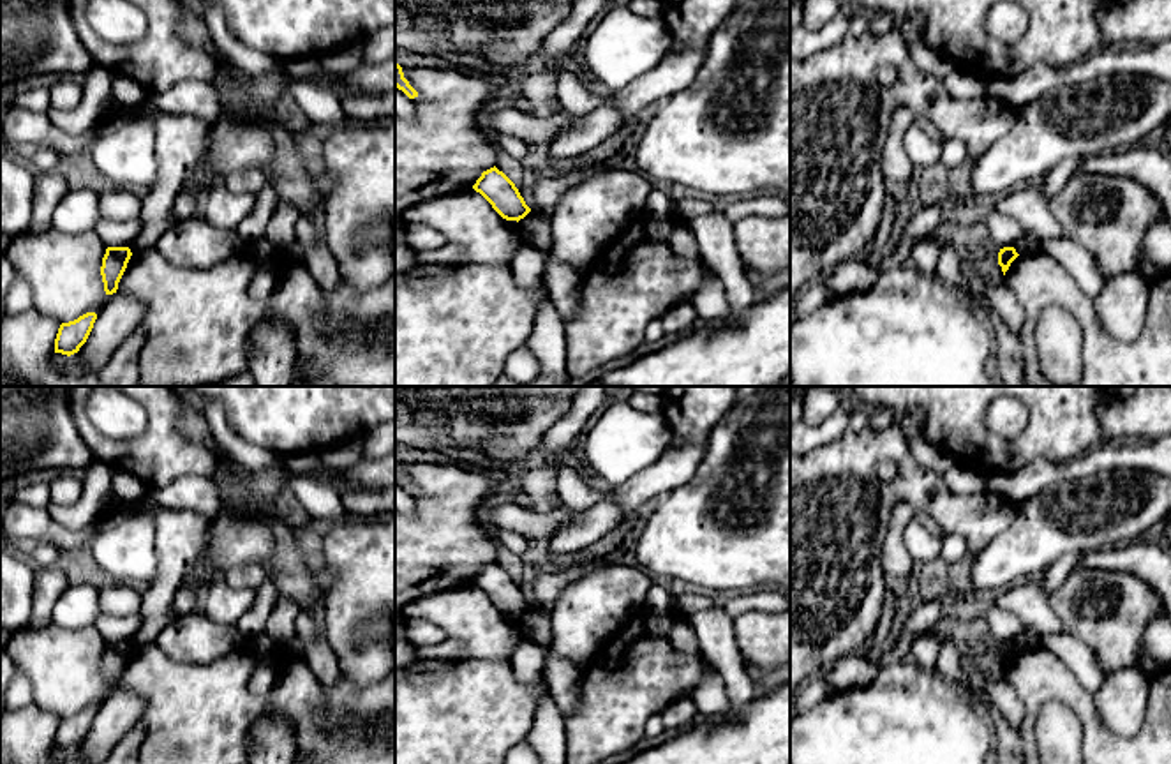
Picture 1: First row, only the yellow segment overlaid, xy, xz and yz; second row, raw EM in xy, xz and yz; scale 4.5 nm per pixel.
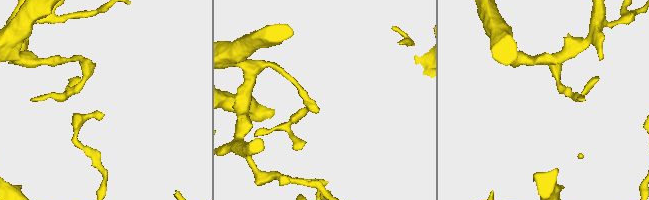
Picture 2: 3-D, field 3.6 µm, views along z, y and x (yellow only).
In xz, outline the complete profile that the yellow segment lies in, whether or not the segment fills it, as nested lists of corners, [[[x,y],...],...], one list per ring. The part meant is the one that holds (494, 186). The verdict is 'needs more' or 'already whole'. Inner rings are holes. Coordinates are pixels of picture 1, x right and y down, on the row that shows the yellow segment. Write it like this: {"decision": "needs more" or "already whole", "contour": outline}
{"decision": "already whole", "contour": [[[496,166],[483,171],[473,189],[506,221],[518,222],[531,212],[515,184]]]}

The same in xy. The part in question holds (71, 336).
{"decision": "already whole", "contour": [[[86,312],[74,321],[62,323],[55,339],[55,353],[74,355],[86,342],[93,323],[97,319],[95,312]]]}

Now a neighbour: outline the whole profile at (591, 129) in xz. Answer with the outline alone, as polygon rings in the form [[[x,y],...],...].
[[[608,104],[598,106],[594,111],[564,127],[545,152],[556,159],[580,155],[612,136],[621,124],[623,115],[617,108]]]

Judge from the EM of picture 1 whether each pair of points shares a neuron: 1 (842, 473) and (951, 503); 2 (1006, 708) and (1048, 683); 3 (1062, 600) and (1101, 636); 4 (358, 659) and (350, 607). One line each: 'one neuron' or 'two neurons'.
1: one neuron
2: two neurons
3: one neuron
4: one neuron

